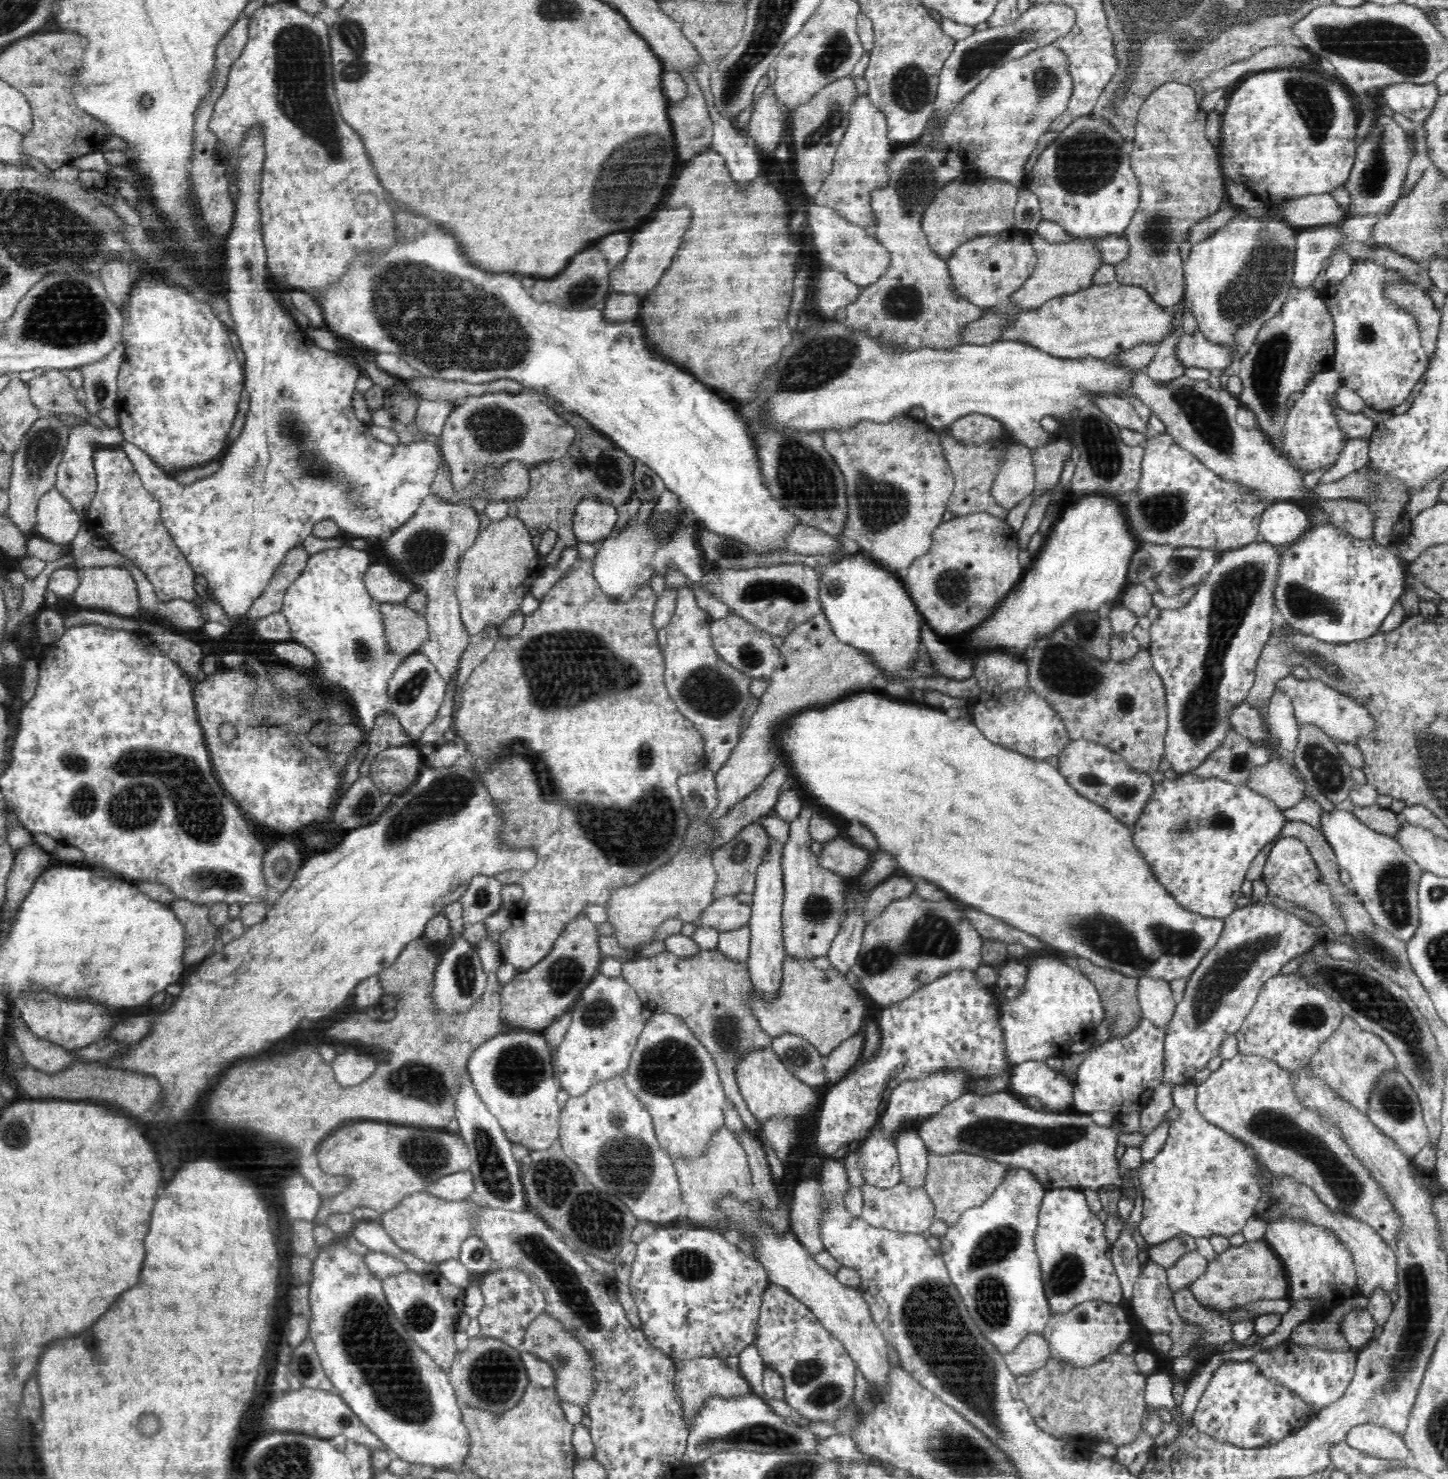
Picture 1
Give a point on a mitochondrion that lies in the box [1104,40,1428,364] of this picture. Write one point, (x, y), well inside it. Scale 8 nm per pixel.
(1263, 274)

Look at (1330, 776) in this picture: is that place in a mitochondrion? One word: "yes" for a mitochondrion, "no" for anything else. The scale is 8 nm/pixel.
yes

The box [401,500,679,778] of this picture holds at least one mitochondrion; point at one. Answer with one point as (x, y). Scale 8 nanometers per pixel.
(559, 655)

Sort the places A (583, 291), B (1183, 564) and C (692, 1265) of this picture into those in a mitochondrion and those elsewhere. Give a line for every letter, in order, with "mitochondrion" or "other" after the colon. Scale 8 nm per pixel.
A: mitochondrion
B: mitochondrion
C: mitochondrion

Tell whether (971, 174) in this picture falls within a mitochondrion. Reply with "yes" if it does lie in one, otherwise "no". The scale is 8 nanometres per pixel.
no

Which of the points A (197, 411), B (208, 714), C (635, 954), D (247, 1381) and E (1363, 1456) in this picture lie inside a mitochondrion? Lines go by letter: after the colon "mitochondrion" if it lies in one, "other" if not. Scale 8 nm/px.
A: other
B: other
C: other
D: other
E: other

